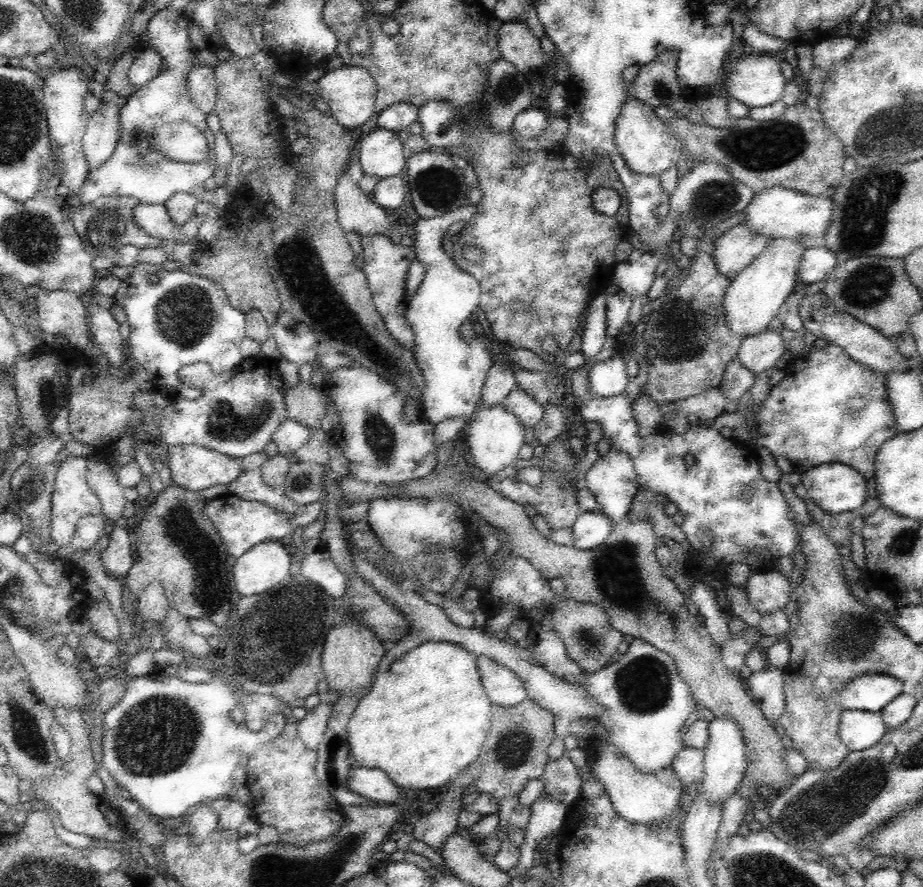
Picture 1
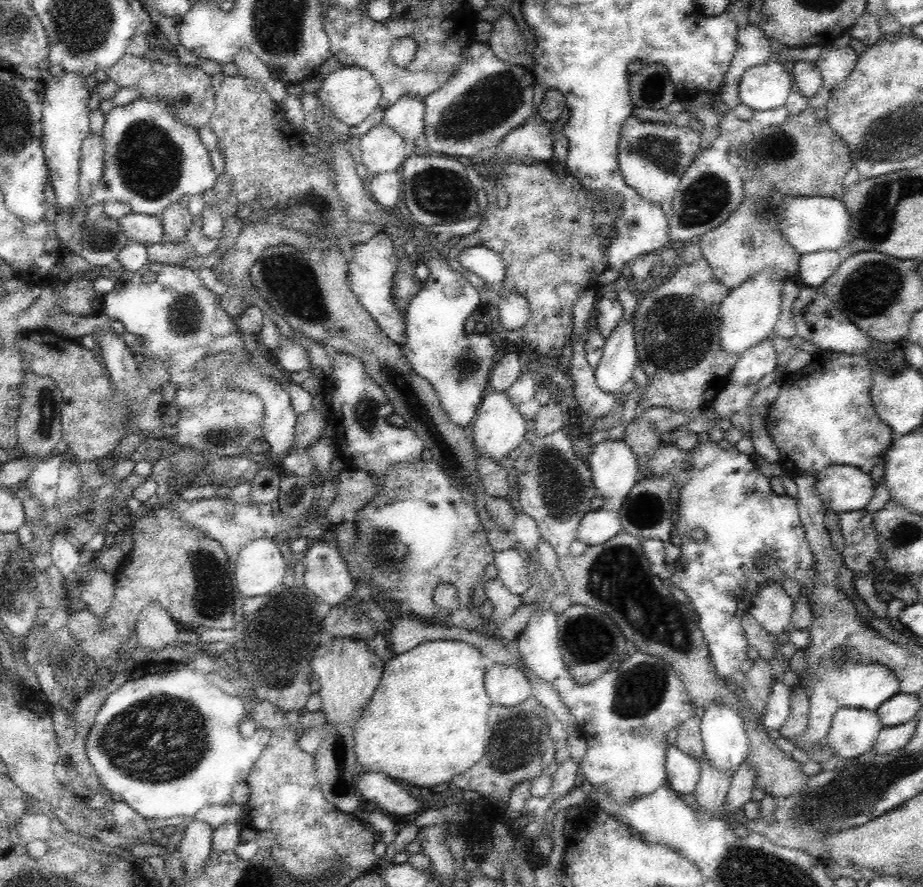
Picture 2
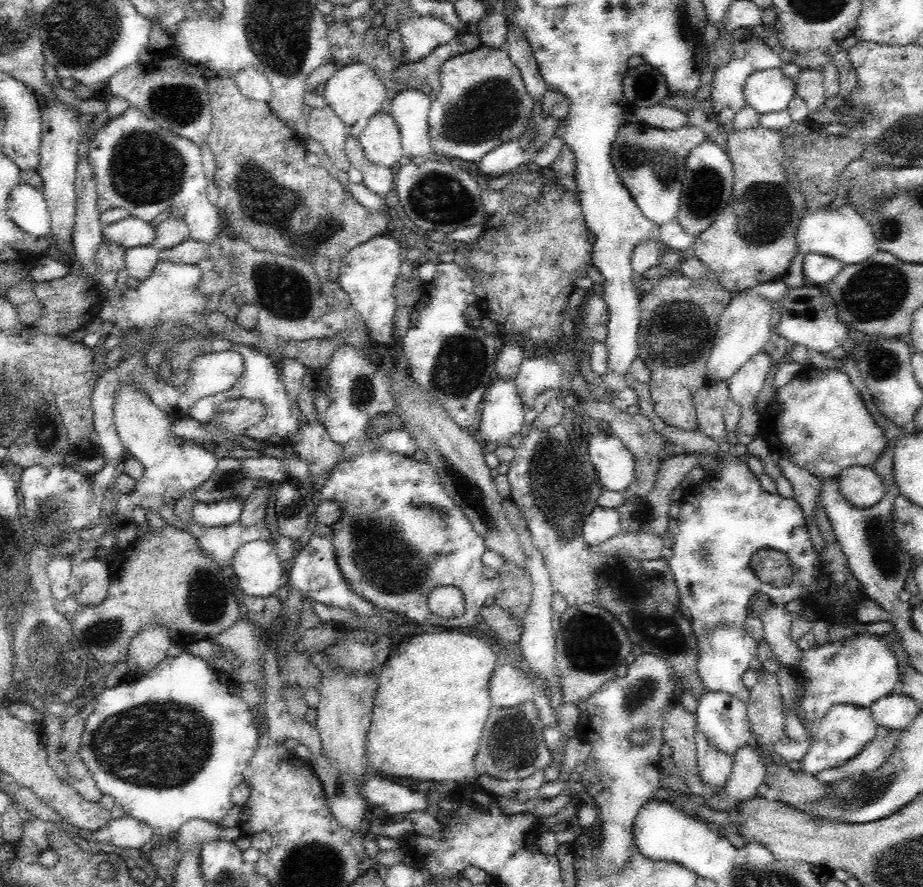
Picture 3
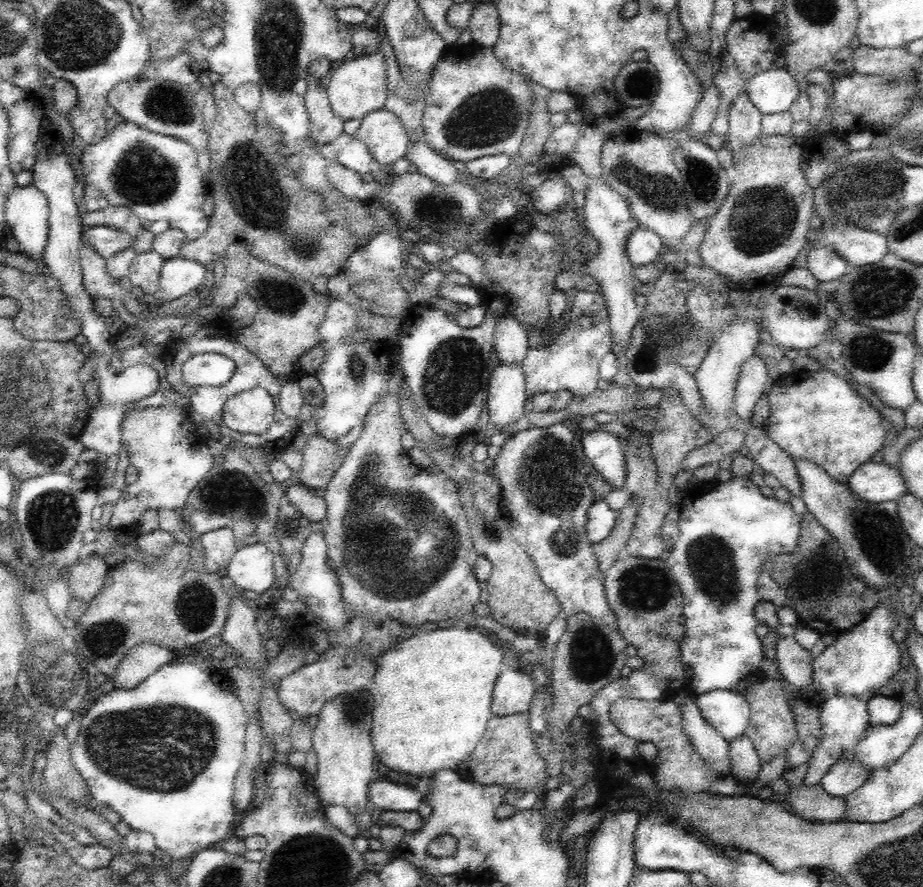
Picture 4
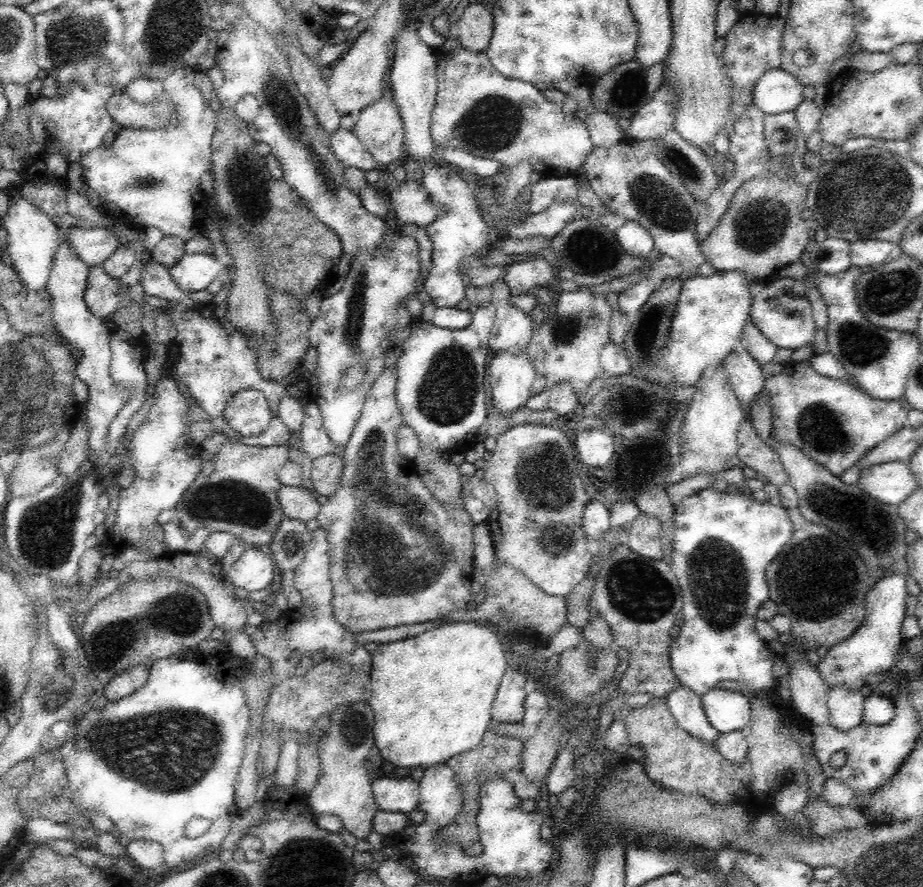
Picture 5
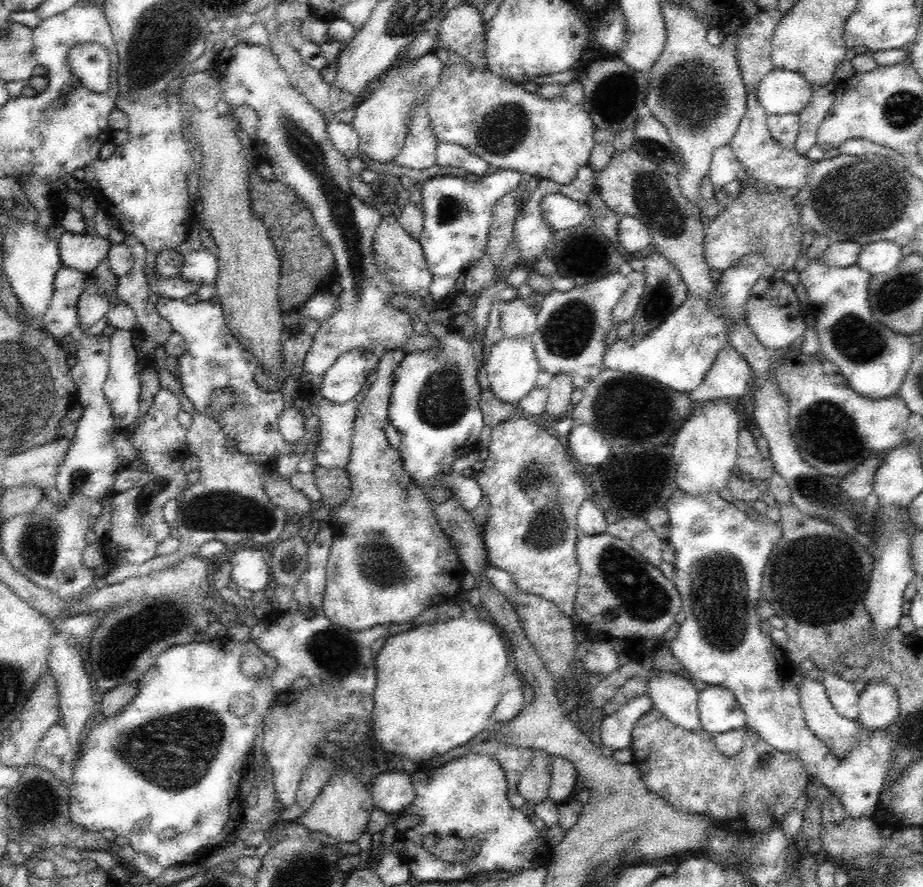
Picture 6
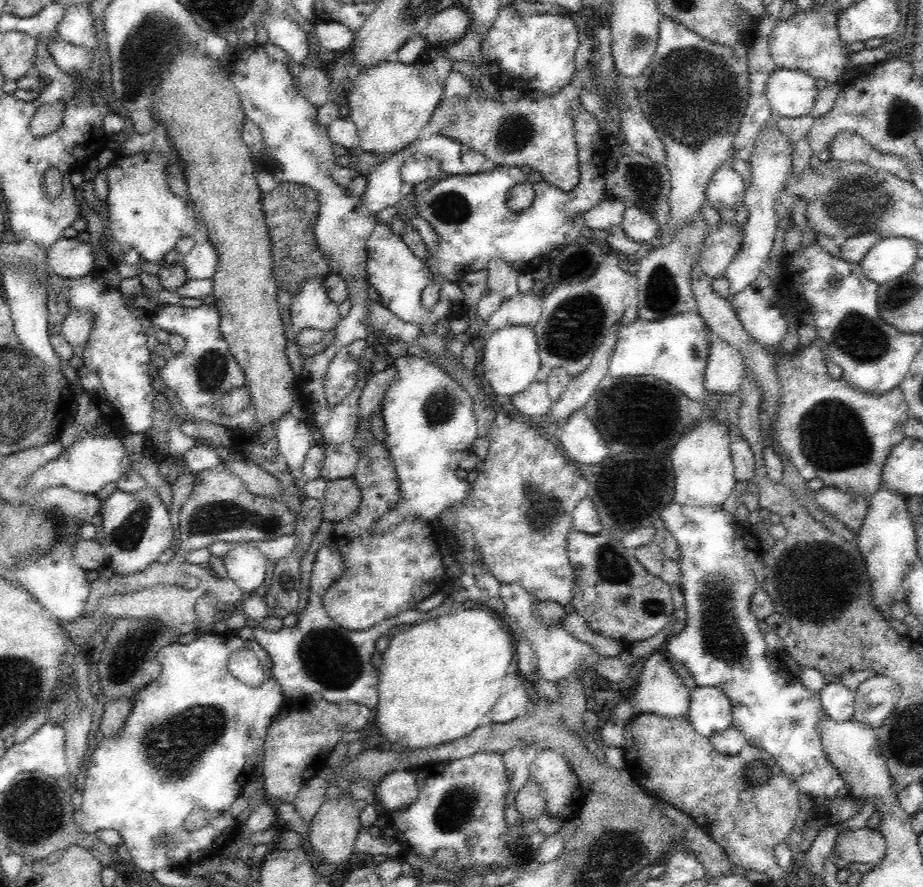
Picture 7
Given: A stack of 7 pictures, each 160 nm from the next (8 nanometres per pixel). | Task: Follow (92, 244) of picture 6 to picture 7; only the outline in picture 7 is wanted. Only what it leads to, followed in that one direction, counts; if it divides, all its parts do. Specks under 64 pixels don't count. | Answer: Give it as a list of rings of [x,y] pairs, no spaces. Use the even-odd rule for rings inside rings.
[[[58,238],[47,248],[46,262],[52,272],[66,279],[86,276],[97,268],[92,245],[77,238]]]

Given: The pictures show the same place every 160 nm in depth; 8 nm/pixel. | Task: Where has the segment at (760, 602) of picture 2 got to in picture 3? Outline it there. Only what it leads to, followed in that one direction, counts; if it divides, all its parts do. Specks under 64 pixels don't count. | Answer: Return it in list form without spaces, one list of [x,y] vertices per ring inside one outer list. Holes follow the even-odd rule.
[[[770,604],[760,612],[763,626],[763,640],[765,640],[779,664],[793,670],[800,660],[801,648],[790,637],[790,627],[793,615],[788,612],[785,605]]]

